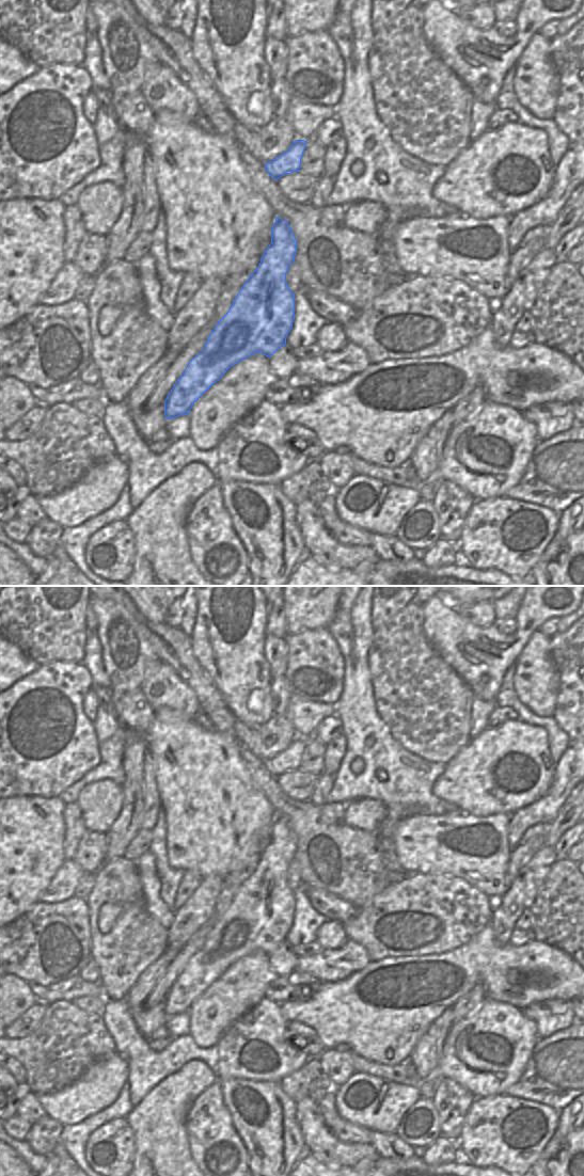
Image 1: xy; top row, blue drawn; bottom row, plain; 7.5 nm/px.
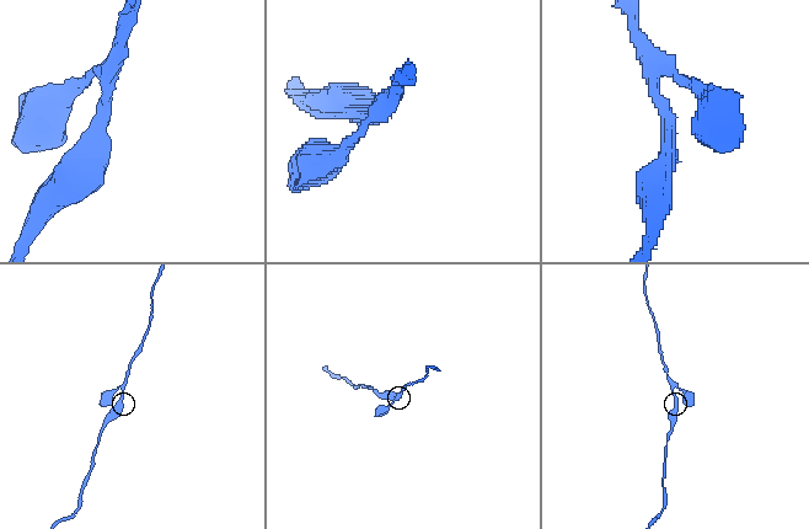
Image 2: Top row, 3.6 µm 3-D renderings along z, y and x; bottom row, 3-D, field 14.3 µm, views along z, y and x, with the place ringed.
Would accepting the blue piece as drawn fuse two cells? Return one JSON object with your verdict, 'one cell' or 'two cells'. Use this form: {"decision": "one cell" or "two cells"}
{"decision": "one cell"}

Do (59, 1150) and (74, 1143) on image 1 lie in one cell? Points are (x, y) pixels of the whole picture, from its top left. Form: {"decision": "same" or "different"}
{"decision": "different"}

